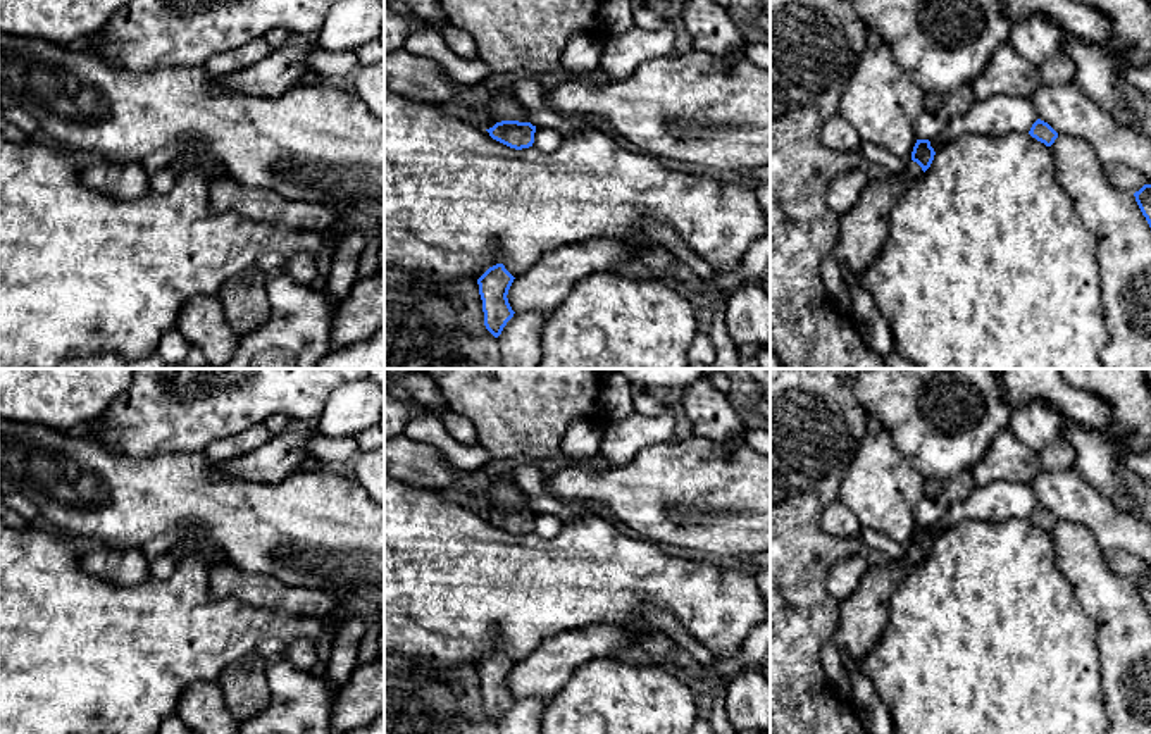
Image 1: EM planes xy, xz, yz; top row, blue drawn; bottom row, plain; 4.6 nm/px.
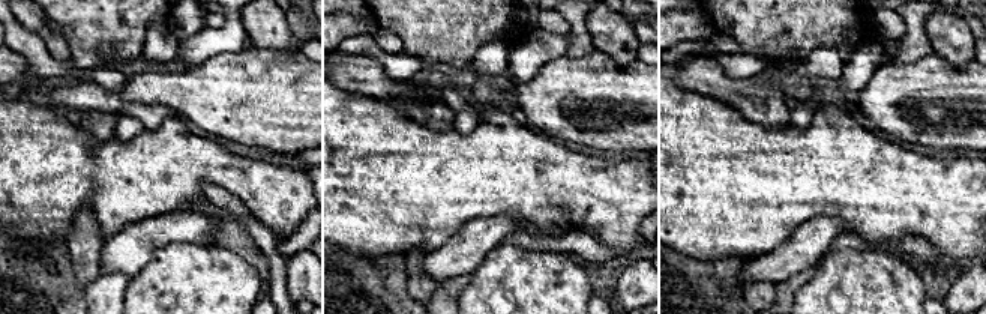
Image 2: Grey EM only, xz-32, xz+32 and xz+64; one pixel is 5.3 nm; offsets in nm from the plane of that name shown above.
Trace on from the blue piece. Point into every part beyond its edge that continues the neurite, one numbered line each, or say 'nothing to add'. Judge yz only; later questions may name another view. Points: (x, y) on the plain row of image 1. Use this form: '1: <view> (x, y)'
1: yz (864, 614)

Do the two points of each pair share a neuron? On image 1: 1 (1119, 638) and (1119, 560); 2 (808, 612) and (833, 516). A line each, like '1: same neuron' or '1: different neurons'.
1: different neurons
2: different neurons

